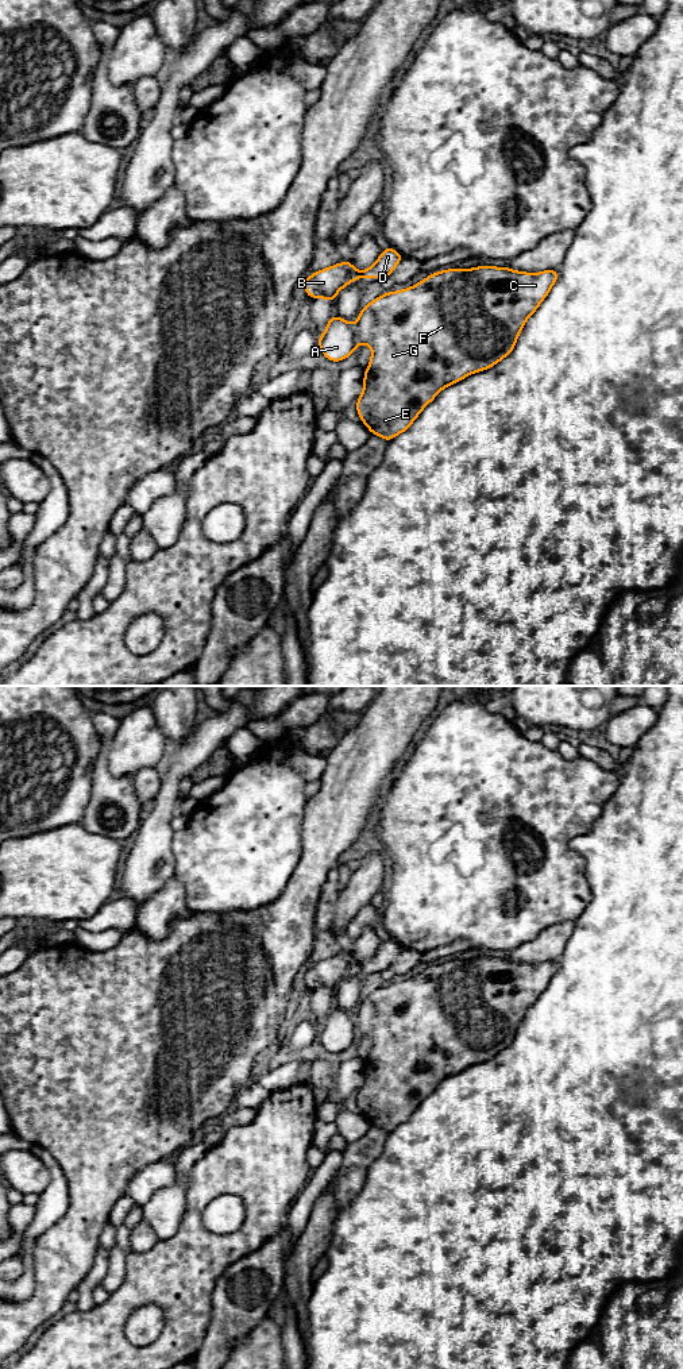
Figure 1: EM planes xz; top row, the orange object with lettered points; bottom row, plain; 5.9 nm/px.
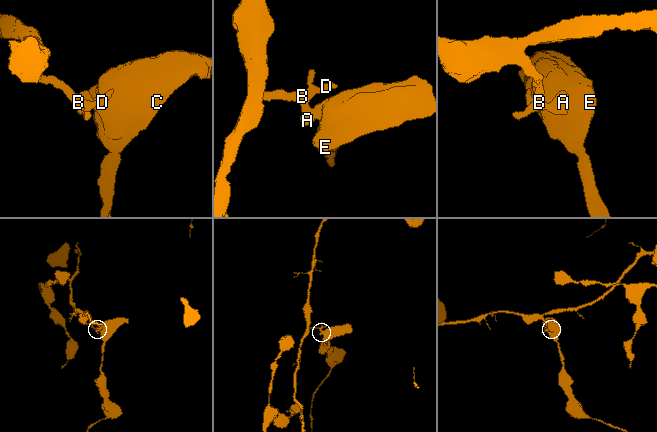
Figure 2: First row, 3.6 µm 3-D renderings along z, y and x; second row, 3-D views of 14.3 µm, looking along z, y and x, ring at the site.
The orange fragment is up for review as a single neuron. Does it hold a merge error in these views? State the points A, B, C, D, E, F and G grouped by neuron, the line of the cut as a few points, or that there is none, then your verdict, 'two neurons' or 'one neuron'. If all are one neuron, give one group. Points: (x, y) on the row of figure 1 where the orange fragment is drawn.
groups A B D / C E F G; cut xz (352, 324), (358, 343); two neurons

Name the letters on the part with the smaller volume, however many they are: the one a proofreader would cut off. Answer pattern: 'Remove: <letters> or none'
Remove: A, B, D

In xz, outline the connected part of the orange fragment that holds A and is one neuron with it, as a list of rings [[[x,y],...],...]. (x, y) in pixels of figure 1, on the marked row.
[[[333,313],[325,331],[320,335],[317,346],[327,359],[340,362],[354,354],[358,344],[354,324]]]

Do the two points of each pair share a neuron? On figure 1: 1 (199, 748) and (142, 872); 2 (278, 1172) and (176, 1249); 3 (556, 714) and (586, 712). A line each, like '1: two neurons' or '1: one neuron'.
1: one neuron
2: one neuron
3: one neuron

